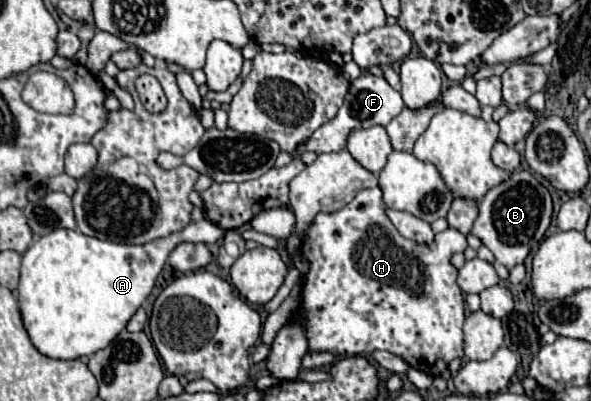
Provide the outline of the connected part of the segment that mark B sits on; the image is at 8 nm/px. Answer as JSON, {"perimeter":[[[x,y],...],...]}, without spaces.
{"perimeter":[[[515,171],[509,181],[493,187],[479,201],[479,215],[471,233],[479,237],[483,245],[495,255],[493,267],[501,279],[507,279],[509,271],[525,261],[531,247],[543,241],[543,235],[551,221],[551,213],[553,201],[549,191],[529,171]]]}

